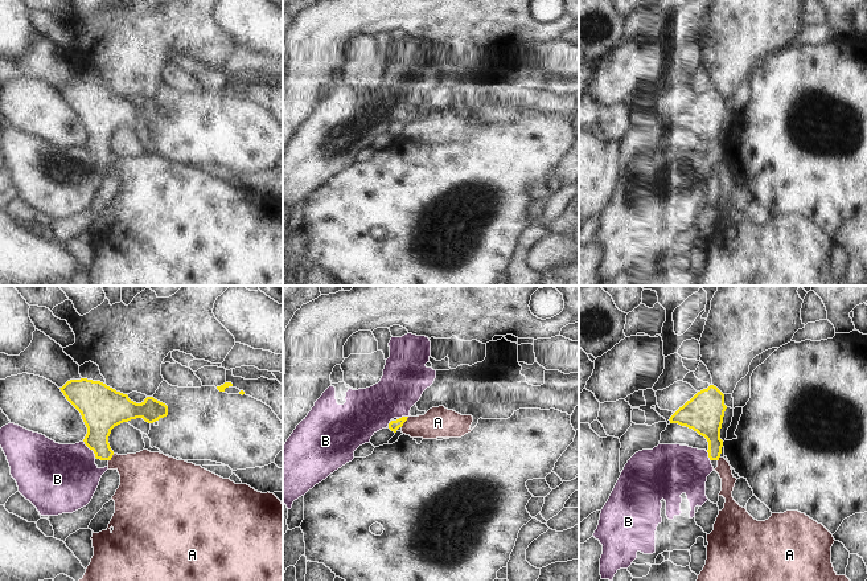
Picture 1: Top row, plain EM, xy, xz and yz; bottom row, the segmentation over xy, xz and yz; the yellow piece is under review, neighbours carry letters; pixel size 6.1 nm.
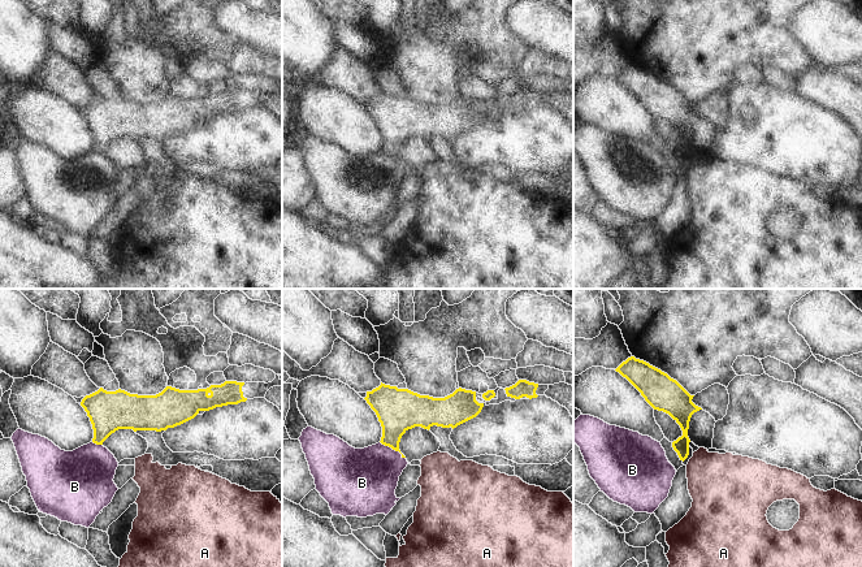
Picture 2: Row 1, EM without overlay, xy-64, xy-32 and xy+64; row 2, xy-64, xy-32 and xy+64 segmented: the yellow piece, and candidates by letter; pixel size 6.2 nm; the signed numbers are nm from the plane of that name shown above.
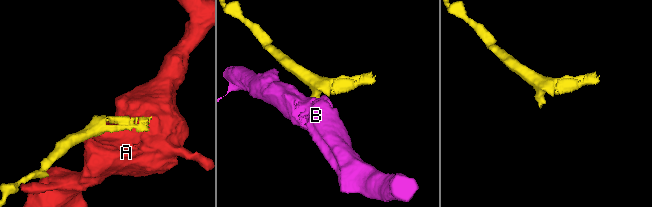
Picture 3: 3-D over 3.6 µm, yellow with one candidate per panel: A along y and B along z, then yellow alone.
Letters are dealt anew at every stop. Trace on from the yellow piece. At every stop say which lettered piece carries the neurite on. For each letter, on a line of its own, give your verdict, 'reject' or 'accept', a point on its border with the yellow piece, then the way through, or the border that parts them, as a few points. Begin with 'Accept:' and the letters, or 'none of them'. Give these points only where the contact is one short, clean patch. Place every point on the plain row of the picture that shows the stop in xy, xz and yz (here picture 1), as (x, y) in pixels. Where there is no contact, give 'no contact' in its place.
Accept: none of them
A: reject; contact xz (405, 124); border xz (409, 121), (401, 130)
B: reject; contact xy (90, 152); border xy (83, 144), (95, 160)

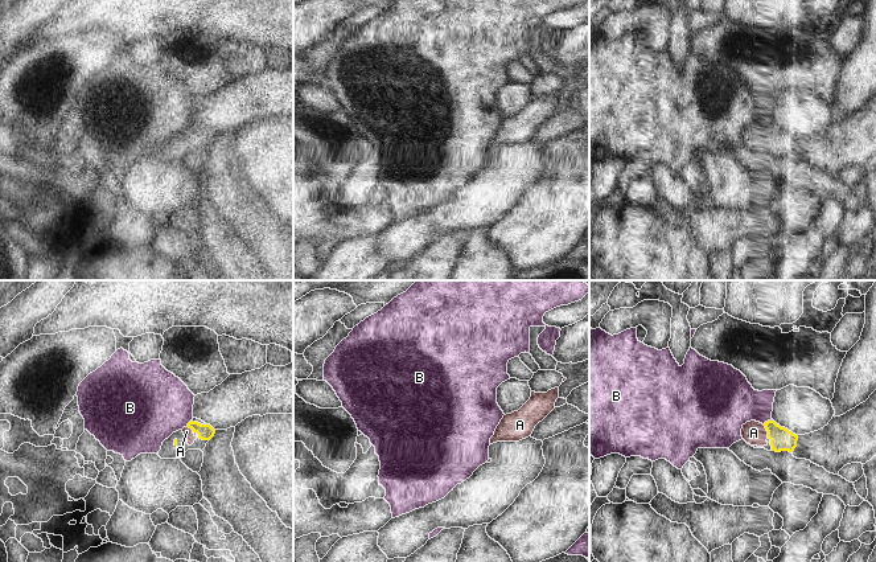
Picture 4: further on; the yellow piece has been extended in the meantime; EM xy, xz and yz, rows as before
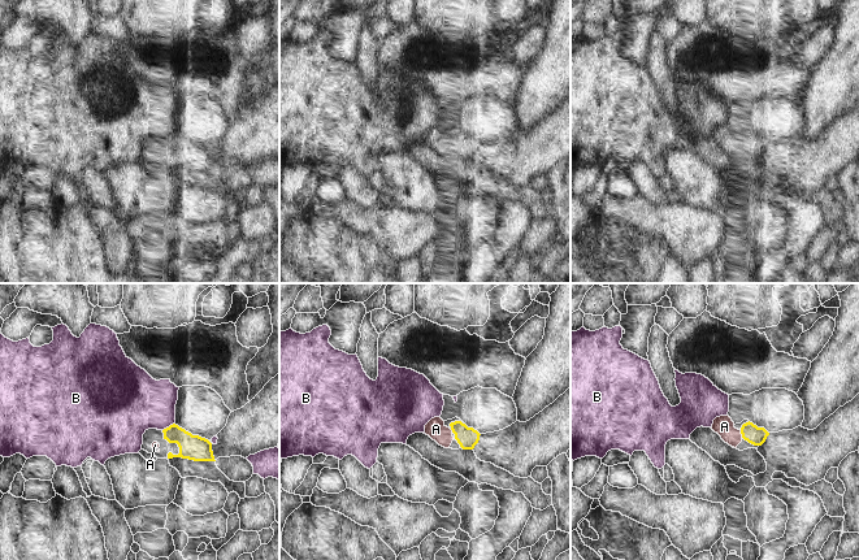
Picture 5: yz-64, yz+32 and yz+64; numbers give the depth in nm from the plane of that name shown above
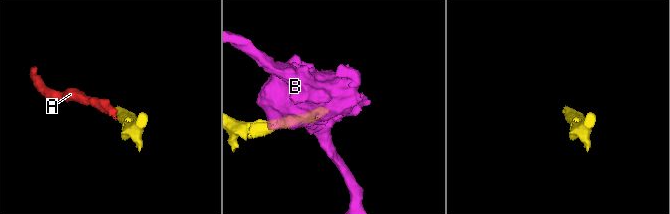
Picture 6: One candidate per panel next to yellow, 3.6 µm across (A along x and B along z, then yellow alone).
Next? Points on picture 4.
Accept: A
A: accept; contact yz (766, 134); way yz (781, 143), (766, 134), (753, 136)
B: reject; contact yz (768, 124)

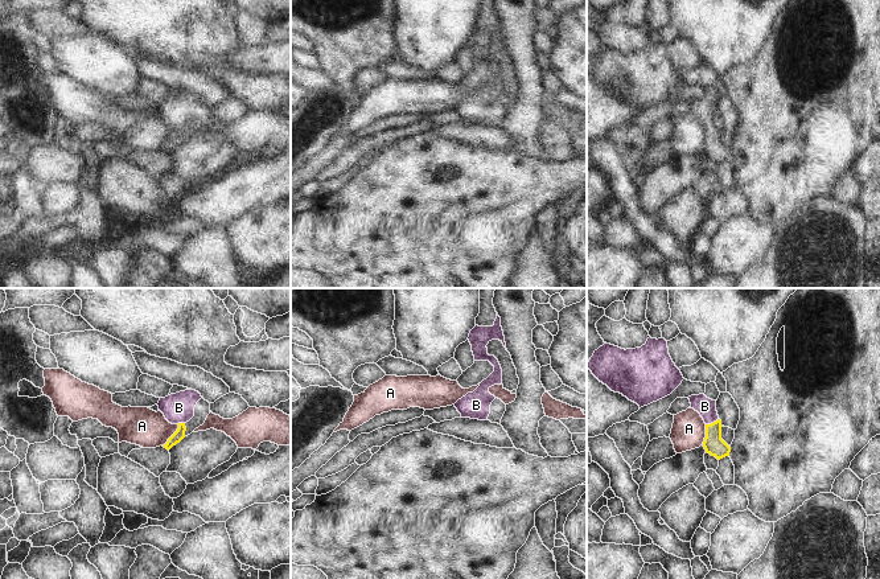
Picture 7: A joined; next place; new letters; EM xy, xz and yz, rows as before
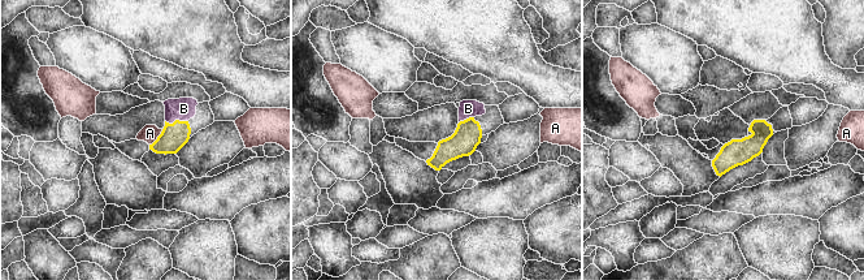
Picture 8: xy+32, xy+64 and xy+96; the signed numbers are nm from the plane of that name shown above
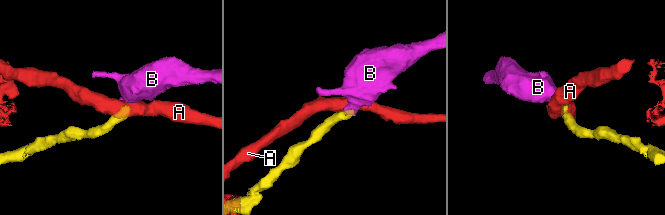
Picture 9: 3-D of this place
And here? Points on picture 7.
Accept: B
A: reject; contact xy (172, 139); border xy (179, 128), (177, 134), (163, 150)
B: accept; contact yz (711, 127); way yz (714, 148), (711, 127), (710, 118), (704, 110)

